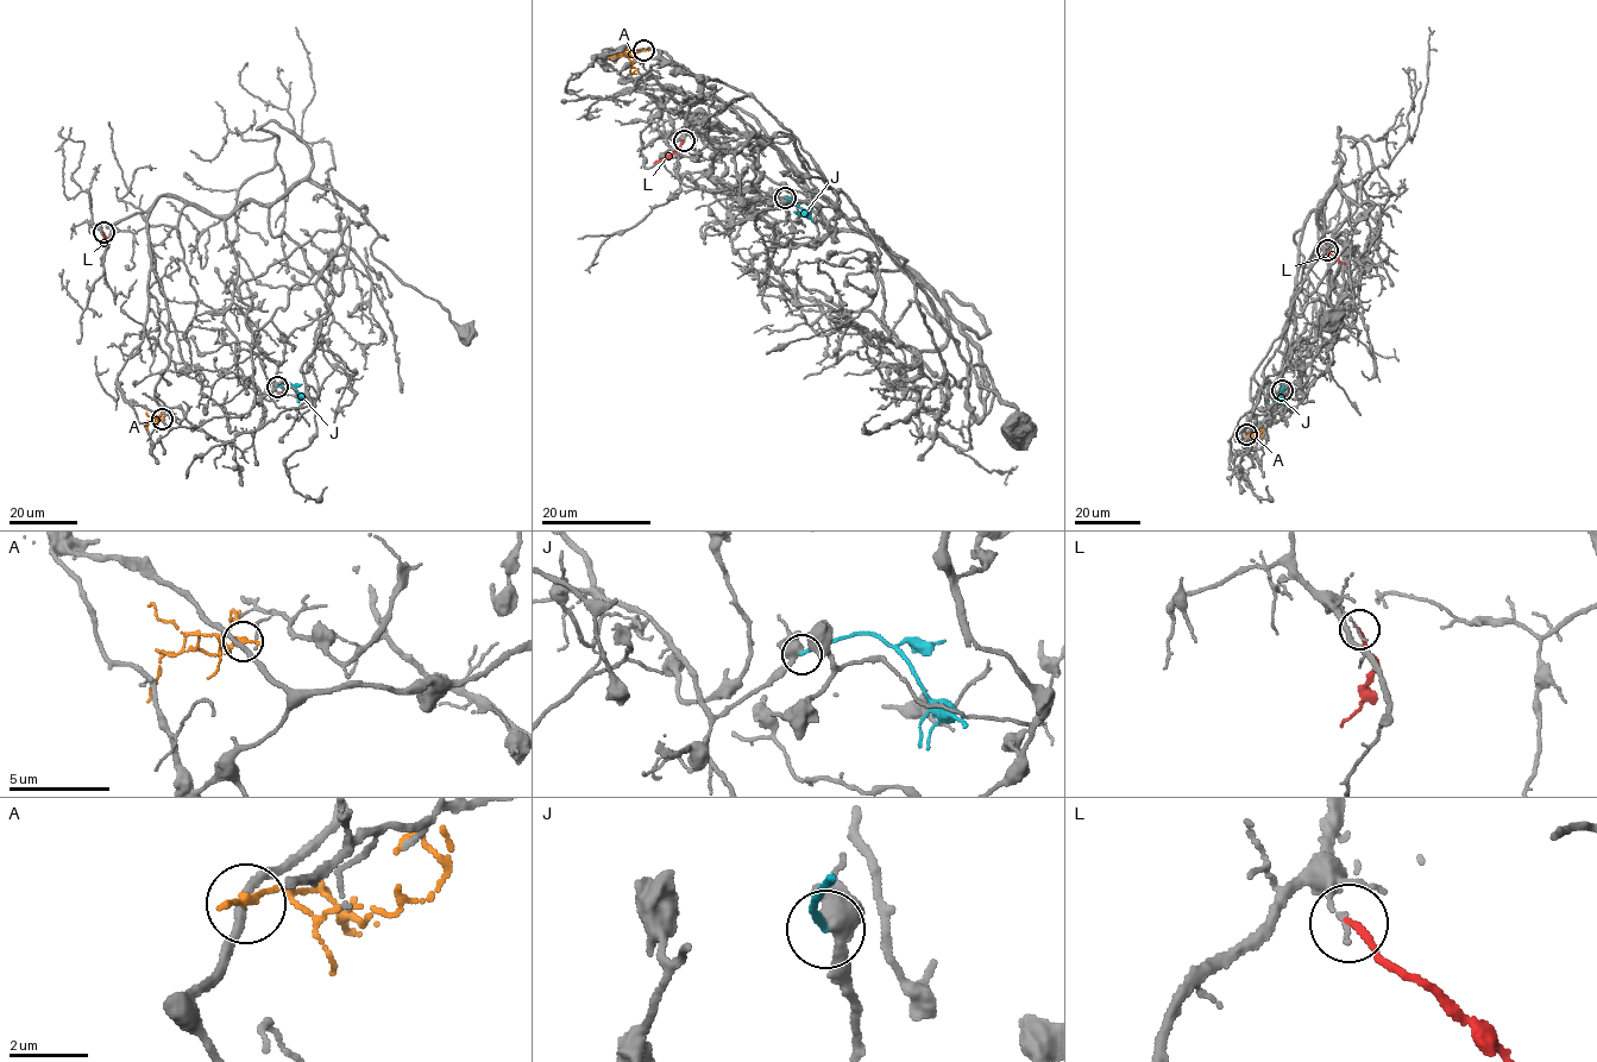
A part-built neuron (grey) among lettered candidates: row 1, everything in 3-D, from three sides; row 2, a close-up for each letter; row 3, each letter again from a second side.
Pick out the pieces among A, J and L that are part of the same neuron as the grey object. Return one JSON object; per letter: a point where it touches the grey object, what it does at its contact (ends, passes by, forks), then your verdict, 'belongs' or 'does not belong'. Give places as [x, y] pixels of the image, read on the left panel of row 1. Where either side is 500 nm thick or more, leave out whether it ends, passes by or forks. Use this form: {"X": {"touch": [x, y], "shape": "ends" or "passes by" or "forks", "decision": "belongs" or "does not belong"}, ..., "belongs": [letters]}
{"A": {"touch": [162, 419], "shape": "ends", "decision": "does not belong"}, "J": {"touch": [277, 387], "shape": "ends", "decision": "does not belong"}, "L": {"touch": [104, 232], "shape": "ends", "decision": "does not belong"}, "belongs": []}

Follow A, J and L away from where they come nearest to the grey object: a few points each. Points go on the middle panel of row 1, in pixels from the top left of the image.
A: (643, 49), (634, 55), (629, 71), (637, 68)
J: (784, 198), (804, 212), (811, 206)
L: (683, 140), (679, 150), (653, 163)

